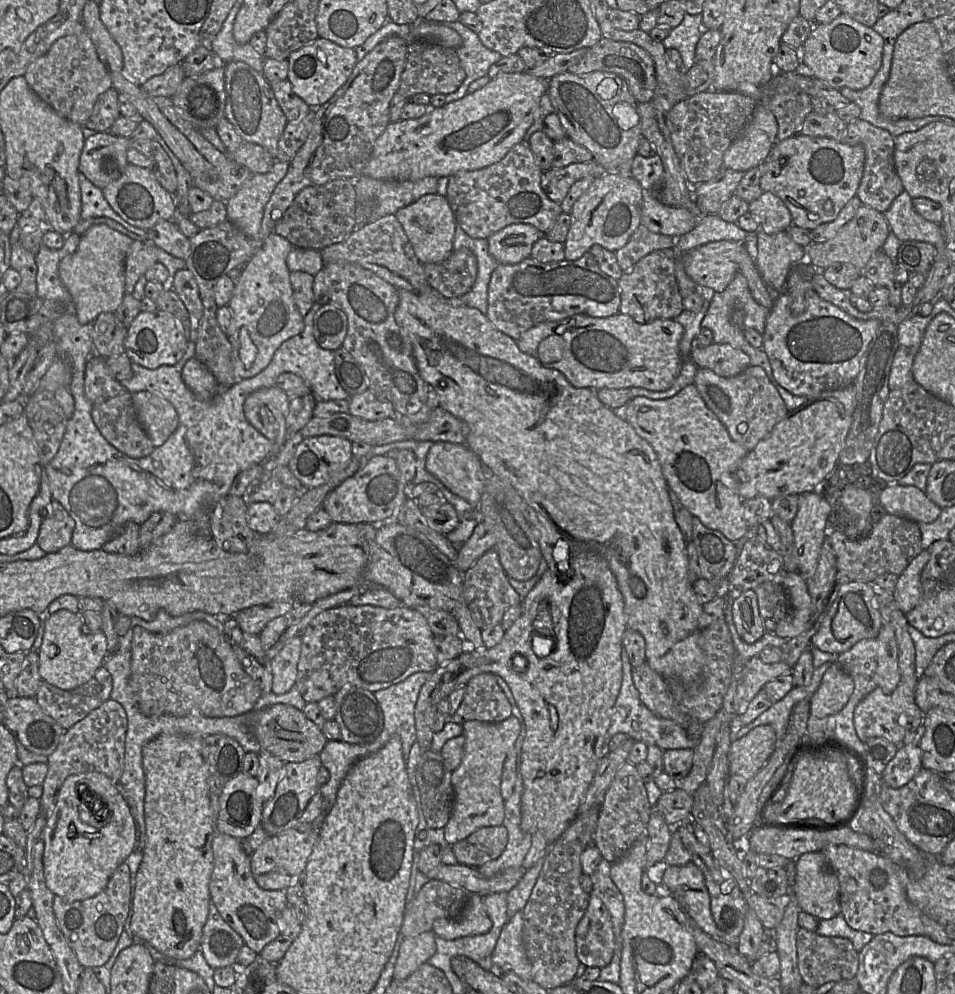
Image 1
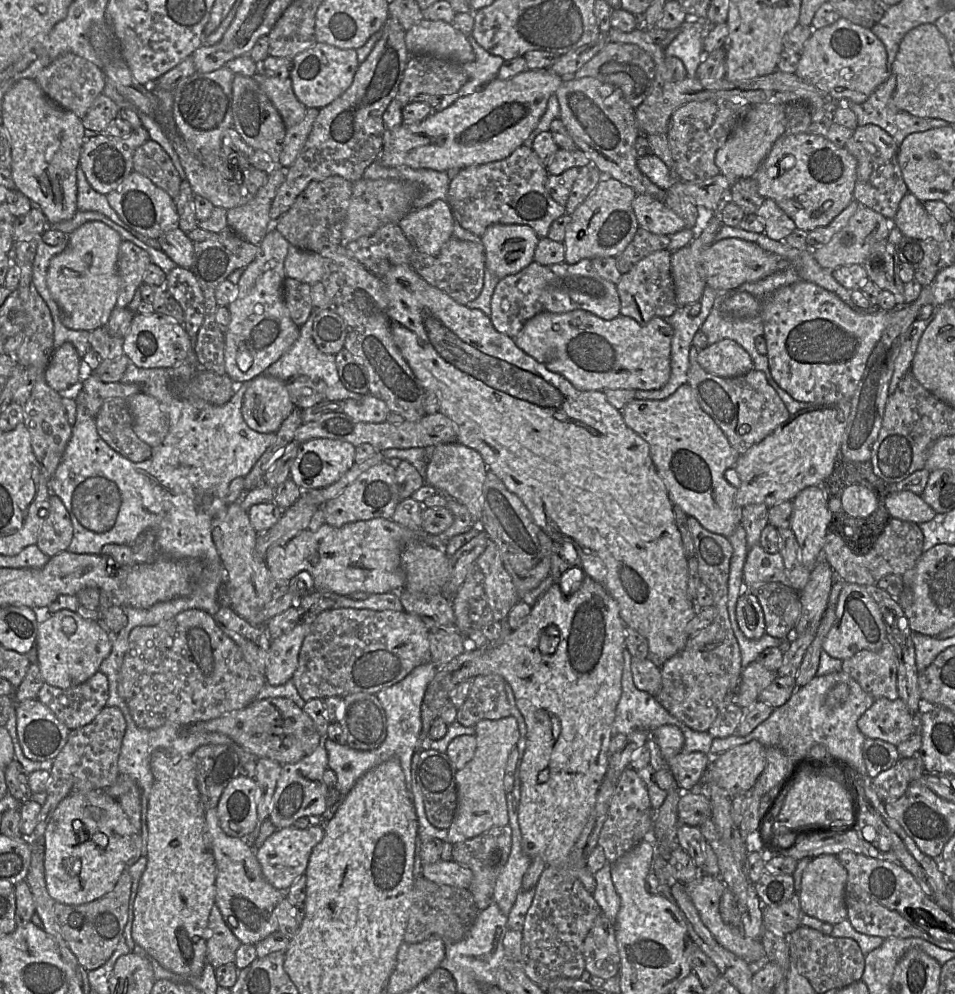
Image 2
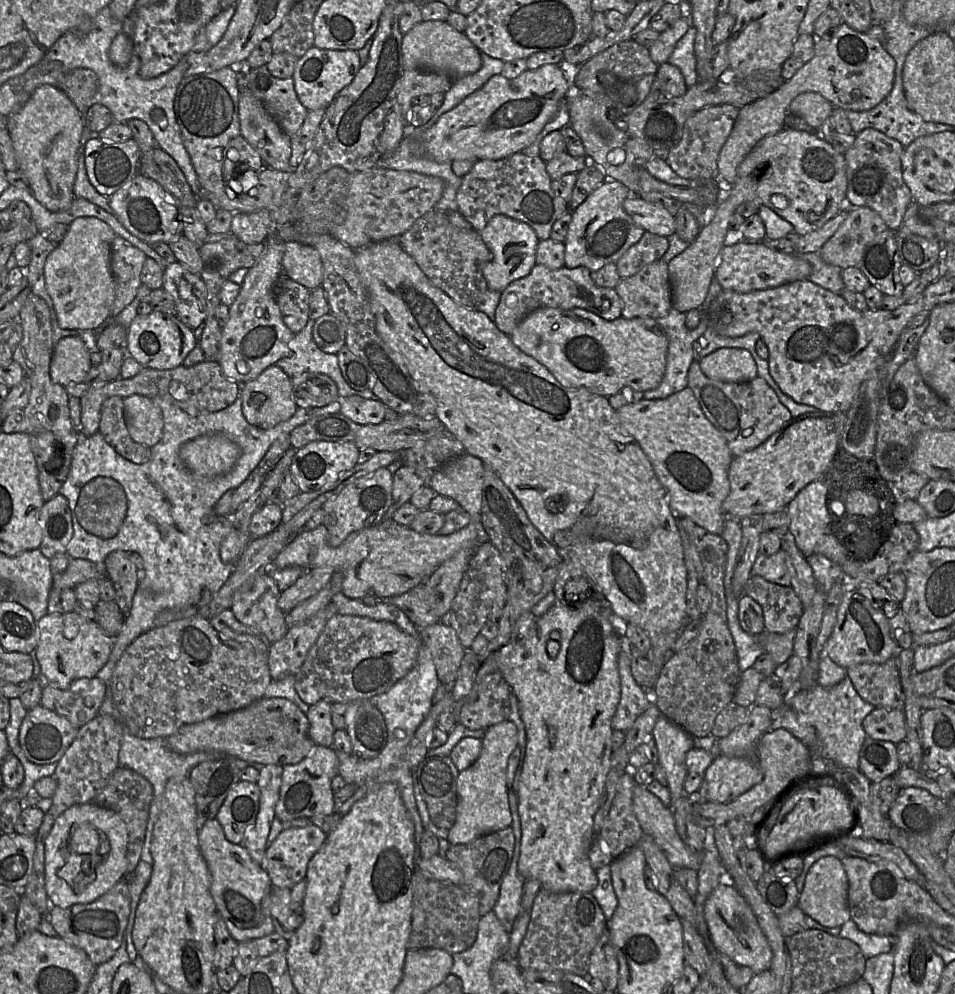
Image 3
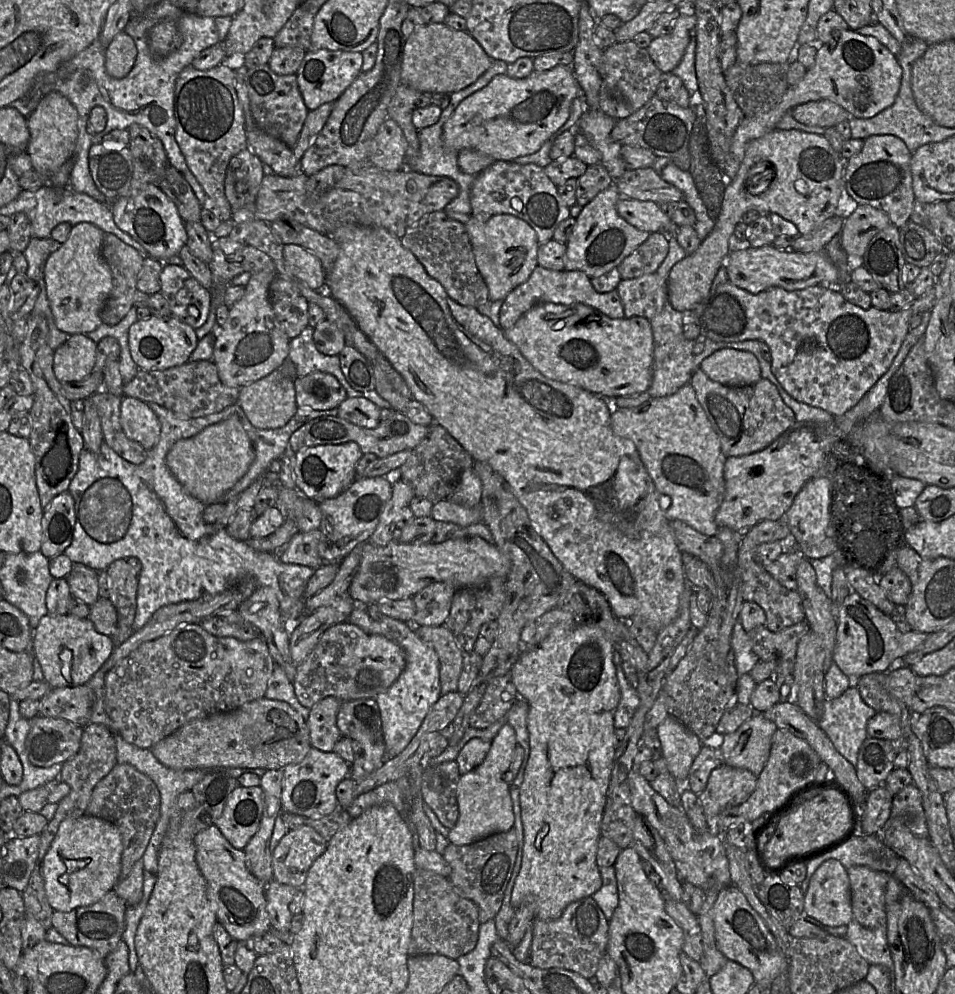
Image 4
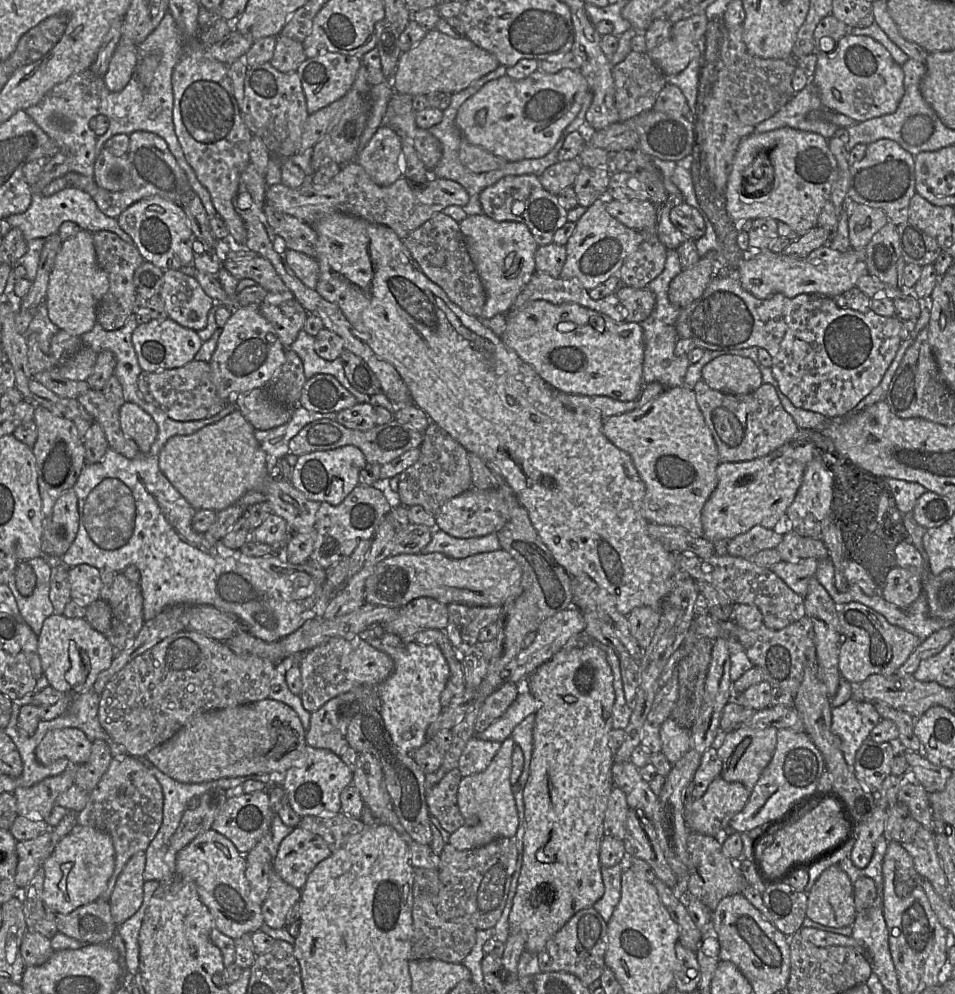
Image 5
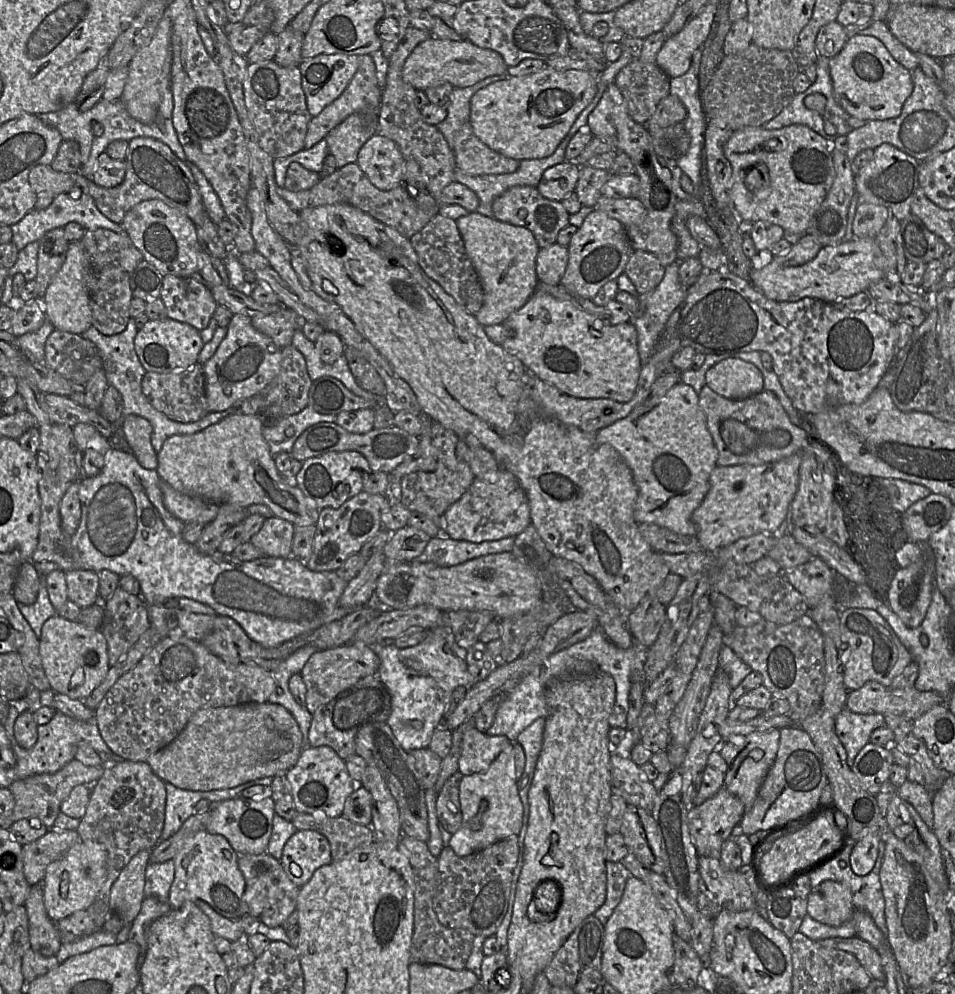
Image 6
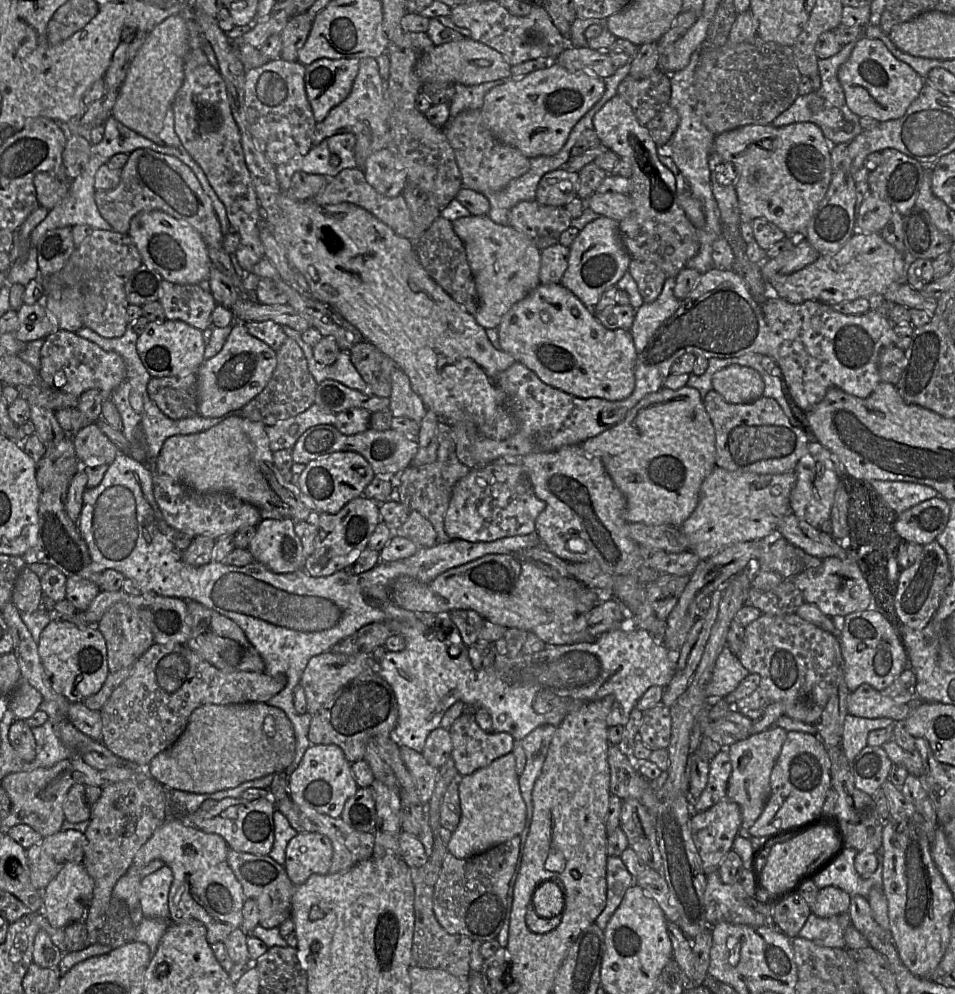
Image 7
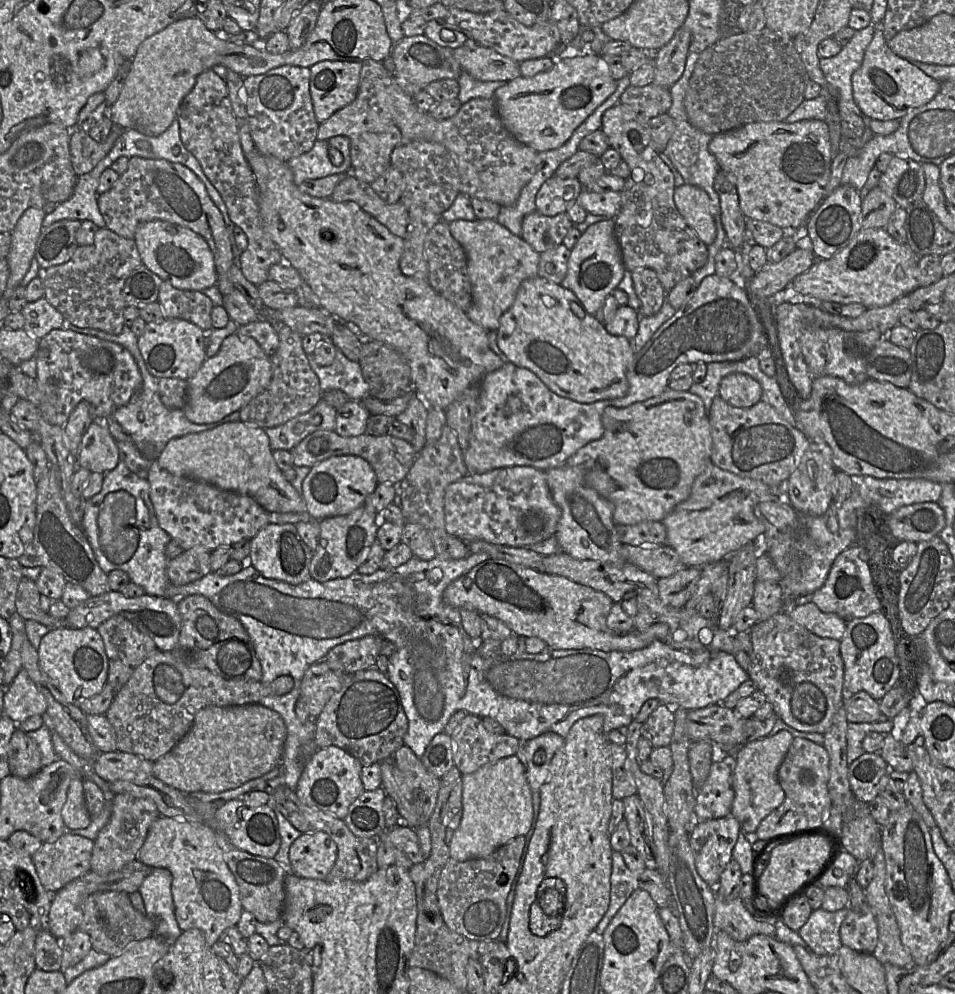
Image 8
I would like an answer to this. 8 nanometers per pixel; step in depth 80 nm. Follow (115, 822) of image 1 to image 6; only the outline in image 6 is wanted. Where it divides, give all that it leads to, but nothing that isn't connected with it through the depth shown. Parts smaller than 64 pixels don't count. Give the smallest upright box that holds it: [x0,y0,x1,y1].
[43,841,106,922]

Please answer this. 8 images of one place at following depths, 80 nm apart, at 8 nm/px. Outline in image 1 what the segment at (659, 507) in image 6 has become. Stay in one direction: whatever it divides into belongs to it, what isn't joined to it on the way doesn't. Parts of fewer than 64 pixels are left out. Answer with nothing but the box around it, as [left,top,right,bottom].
[620,383,751,542]

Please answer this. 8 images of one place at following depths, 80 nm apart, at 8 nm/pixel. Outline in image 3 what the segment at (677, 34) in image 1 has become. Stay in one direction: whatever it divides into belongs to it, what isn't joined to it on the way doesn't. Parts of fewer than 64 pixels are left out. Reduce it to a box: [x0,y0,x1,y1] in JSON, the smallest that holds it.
[668,26,698,88]

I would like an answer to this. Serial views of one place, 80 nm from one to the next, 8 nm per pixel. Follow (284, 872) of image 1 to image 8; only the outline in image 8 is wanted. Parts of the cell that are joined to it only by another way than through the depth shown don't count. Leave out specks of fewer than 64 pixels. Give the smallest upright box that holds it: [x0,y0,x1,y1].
[290,831,337,880]

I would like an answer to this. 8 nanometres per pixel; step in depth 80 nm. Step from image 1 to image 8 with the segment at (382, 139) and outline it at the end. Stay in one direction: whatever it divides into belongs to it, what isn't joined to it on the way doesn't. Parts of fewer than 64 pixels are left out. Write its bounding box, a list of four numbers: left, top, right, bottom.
[493,54,617,152]

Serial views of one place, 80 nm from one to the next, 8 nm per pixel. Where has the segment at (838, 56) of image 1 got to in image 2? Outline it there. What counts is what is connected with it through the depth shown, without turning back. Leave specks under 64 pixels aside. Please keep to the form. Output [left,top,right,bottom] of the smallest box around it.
[796,17,889,104]

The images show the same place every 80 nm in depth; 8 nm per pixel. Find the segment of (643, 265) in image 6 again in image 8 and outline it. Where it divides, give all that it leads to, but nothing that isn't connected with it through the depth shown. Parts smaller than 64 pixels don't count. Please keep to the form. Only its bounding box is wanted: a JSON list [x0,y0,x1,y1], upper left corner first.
[631,268,667,317]

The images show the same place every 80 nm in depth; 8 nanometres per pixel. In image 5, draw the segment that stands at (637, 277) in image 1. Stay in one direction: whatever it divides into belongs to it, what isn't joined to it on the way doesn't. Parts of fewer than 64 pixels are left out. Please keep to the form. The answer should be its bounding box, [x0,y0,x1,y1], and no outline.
[616,285,655,323]

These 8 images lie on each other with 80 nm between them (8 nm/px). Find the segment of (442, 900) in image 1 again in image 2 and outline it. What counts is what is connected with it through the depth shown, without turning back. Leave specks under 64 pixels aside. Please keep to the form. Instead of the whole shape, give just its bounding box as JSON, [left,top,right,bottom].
[404,876,479,944]

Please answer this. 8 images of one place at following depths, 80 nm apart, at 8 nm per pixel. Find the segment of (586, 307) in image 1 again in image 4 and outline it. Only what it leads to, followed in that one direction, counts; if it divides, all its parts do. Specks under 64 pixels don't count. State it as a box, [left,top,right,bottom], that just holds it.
[499,265,624,330]

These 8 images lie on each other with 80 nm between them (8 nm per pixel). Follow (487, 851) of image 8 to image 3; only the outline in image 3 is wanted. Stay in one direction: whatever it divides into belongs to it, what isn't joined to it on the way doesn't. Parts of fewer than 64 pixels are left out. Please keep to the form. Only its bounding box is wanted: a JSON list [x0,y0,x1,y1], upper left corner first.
[446,720,517,845]

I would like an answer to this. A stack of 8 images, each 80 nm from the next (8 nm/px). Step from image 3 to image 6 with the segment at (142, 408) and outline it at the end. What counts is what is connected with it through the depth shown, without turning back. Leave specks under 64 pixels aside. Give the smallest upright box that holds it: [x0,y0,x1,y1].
[122,414,157,469]

